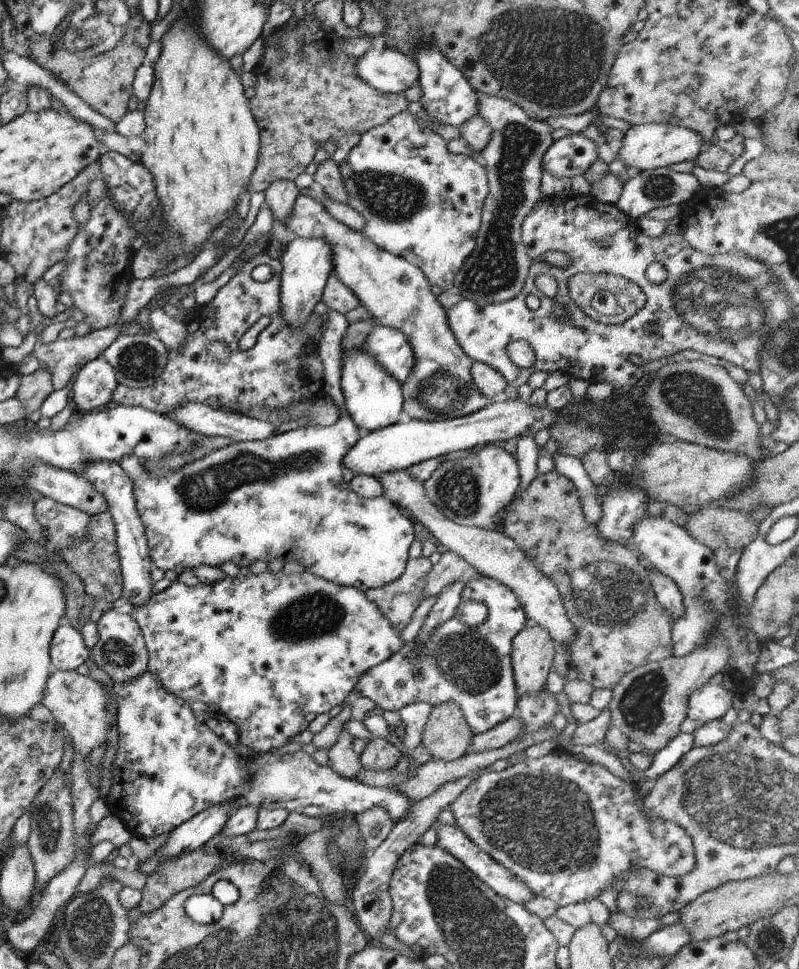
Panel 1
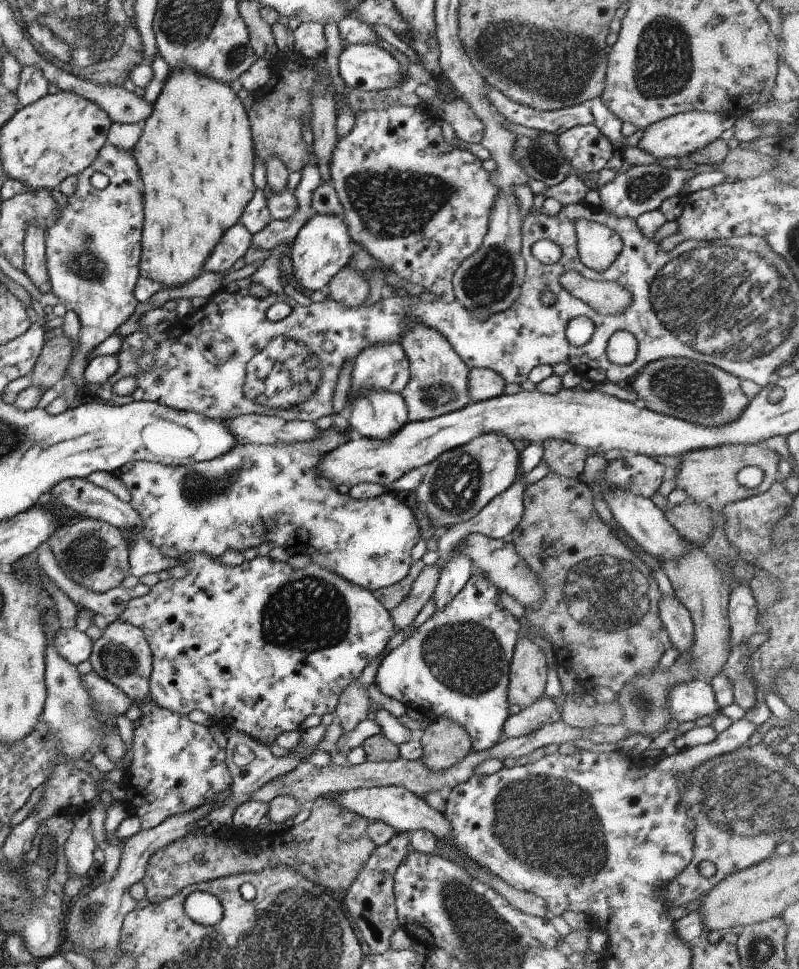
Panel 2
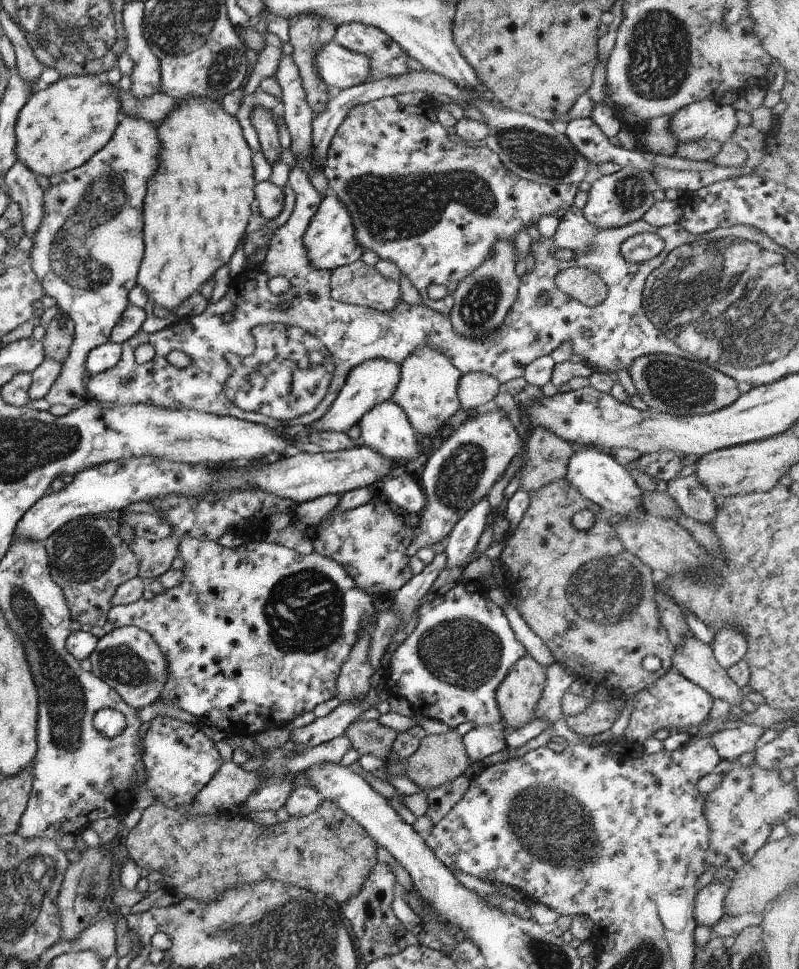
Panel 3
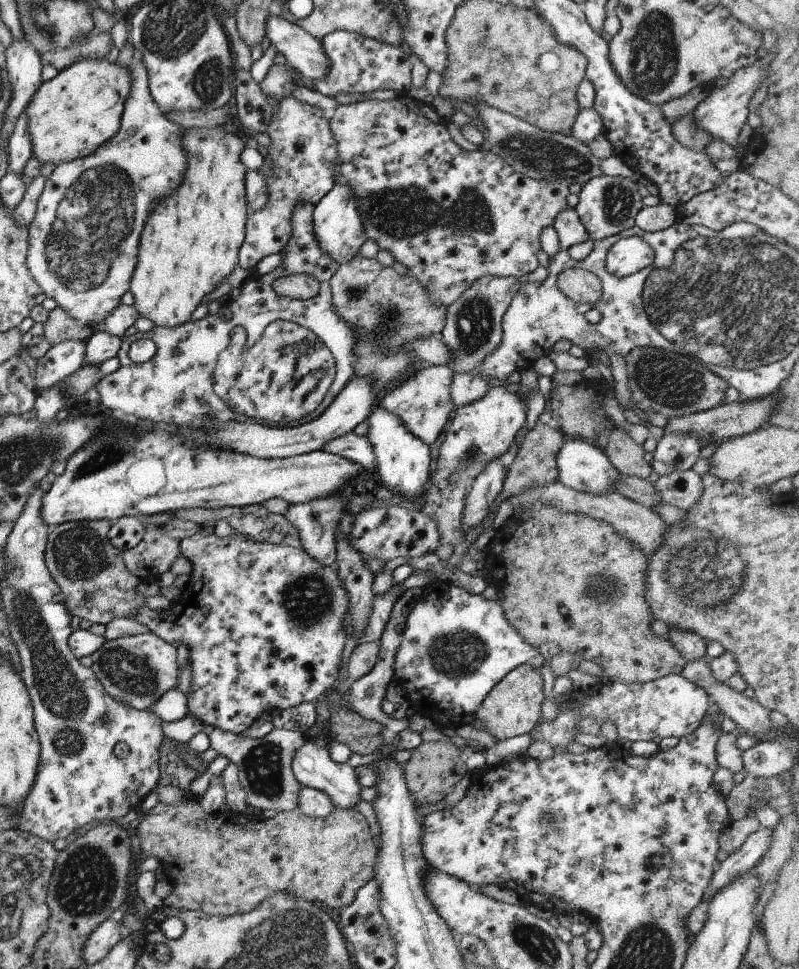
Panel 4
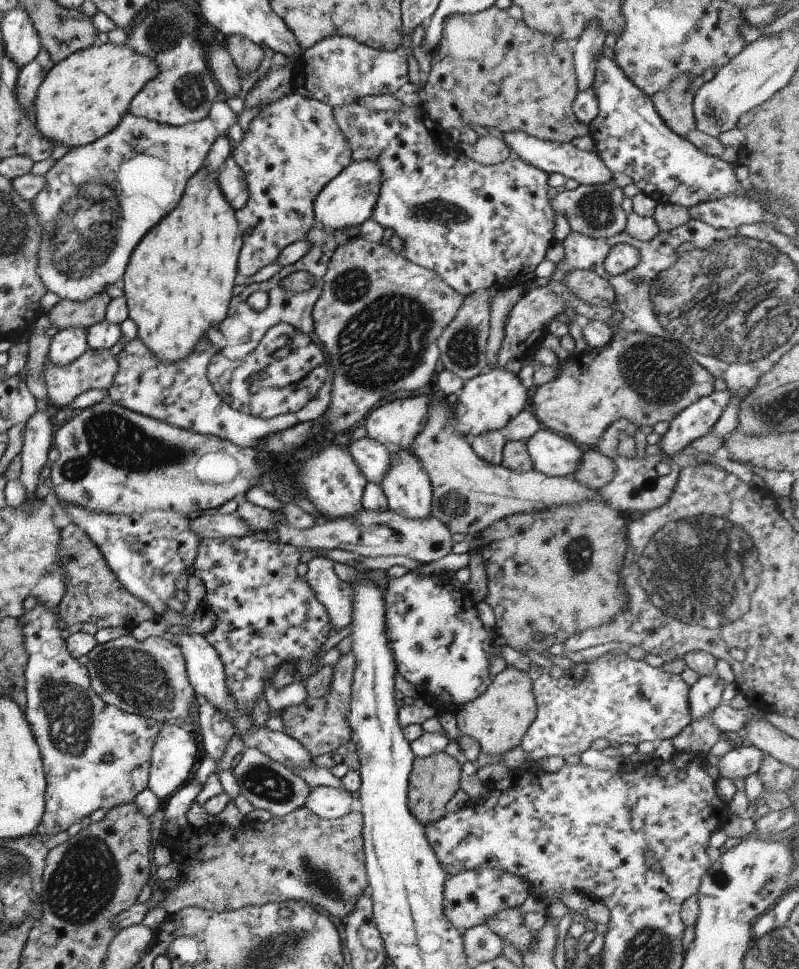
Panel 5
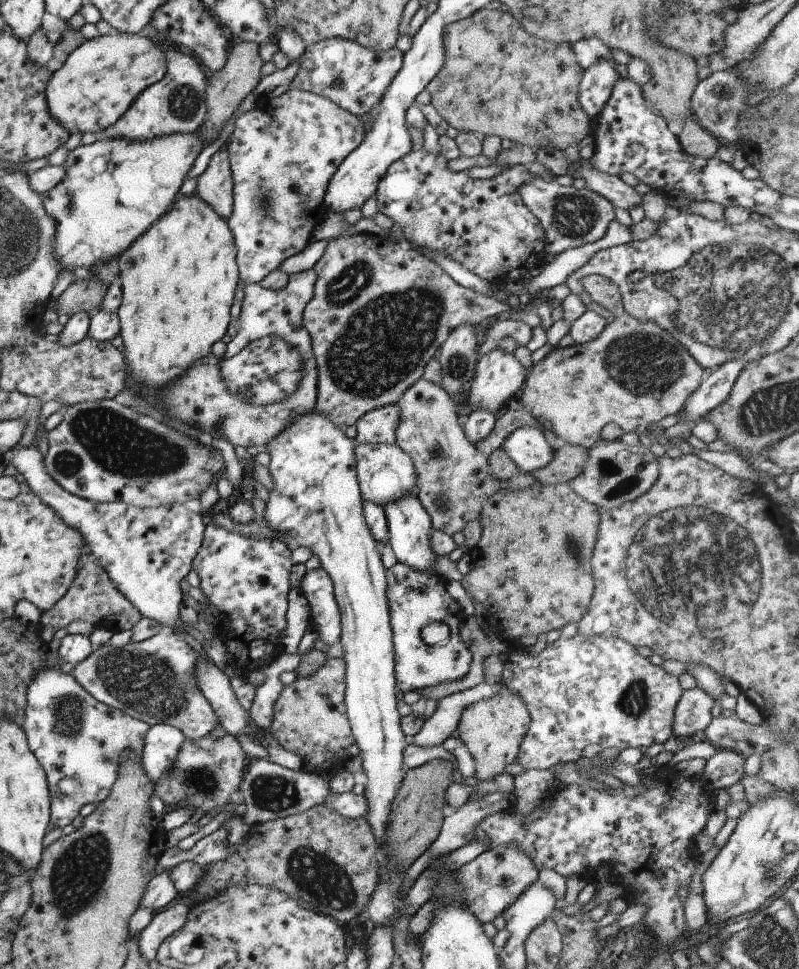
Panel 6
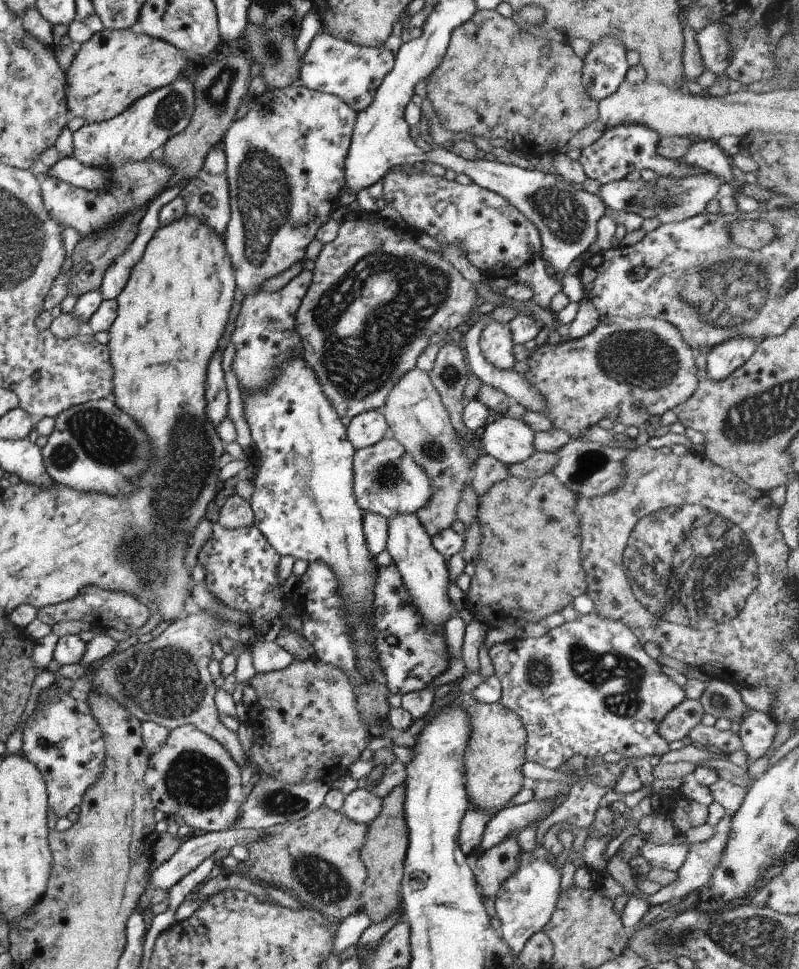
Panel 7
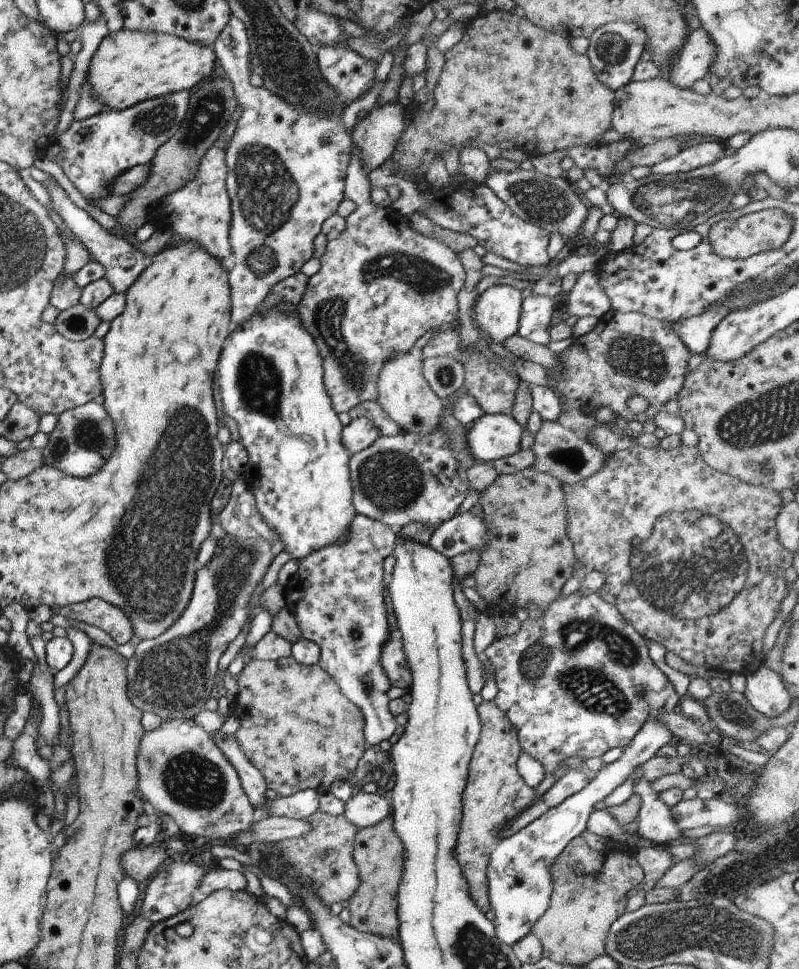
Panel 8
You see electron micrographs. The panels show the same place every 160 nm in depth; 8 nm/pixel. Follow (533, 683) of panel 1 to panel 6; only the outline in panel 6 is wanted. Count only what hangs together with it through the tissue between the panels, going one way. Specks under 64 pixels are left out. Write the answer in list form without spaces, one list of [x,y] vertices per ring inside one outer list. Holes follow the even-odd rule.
[[[500,681],[496,684],[495,690],[488,699],[471,703],[463,708],[457,719],[457,736],[472,756],[475,763],[473,776],[480,782],[503,772],[503,768],[514,761],[530,721],[525,703],[517,693],[509,690]]]

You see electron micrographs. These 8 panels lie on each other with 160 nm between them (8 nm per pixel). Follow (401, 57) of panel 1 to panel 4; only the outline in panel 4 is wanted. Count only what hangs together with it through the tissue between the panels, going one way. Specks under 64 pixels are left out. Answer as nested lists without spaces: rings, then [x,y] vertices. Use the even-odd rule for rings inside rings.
[[[270,14],[266,18],[265,37],[281,52],[287,66],[306,79],[322,79],[330,68],[321,41],[283,17]]]

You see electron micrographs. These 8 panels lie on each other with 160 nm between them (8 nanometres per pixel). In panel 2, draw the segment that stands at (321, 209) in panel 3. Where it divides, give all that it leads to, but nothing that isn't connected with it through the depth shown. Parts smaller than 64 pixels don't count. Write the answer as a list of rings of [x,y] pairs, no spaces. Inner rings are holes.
[[[312,215],[299,229],[290,242],[289,260],[292,276],[299,284],[301,293],[322,292],[329,279],[343,269],[350,261],[351,242],[347,234],[346,224],[336,215]]]

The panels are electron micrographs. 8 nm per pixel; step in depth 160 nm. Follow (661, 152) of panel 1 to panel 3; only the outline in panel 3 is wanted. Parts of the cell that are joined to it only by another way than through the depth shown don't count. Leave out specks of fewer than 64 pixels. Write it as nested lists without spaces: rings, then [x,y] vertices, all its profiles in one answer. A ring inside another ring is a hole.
[[[705,99],[670,115],[668,131],[677,143],[701,139],[725,143],[736,126],[735,110],[730,105]]]

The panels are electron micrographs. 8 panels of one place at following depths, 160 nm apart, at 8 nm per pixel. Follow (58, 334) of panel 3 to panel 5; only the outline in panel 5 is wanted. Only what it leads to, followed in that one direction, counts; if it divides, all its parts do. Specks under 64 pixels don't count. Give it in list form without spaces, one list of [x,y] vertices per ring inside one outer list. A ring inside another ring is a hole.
[[[106,292],[92,296],[86,301],[63,299],[56,303],[46,316],[51,326],[58,331],[66,328],[87,330],[91,325],[104,320],[104,312],[110,299]]]

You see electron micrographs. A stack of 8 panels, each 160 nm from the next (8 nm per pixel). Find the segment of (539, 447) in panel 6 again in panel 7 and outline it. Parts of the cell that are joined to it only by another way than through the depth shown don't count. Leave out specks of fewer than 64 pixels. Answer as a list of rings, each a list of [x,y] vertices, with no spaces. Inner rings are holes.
[[[492,416],[479,432],[479,444],[485,454],[506,465],[523,462],[534,452],[534,431],[523,421],[503,416]]]

